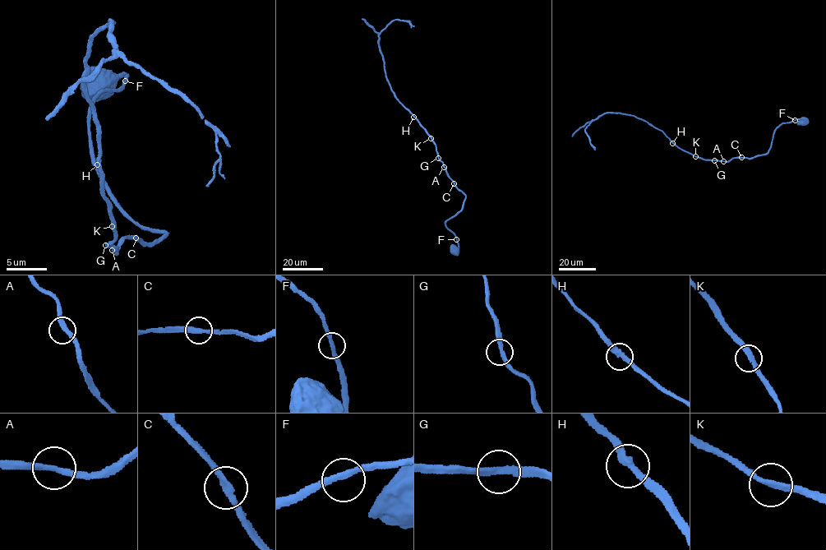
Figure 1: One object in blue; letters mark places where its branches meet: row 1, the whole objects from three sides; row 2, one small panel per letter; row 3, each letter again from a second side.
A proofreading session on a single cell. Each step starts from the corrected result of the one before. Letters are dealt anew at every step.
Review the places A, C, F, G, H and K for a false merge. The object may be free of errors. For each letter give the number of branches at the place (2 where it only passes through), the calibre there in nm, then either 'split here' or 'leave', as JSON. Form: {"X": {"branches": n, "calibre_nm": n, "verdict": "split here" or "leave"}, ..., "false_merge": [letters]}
{"A": {"branches": 2, "calibre_nm": 280, "verdict": "leave"}, "C": {"branches": 2, "calibre_nm": 280, "verdict": "leave"}, "F": {"branches": 2, "calibre_nm": 280, "verdict": "leave"}, "G": {"branches": 2, "calibre_nm": 280, "verdict": "leave"}, "H": {"branches": 2, "calibre_nm": 300, "verdict": "leave"}, "K": {"branches": 2, "calibre_nm": 280, "verdict": "leave"}, "false_merge": []}

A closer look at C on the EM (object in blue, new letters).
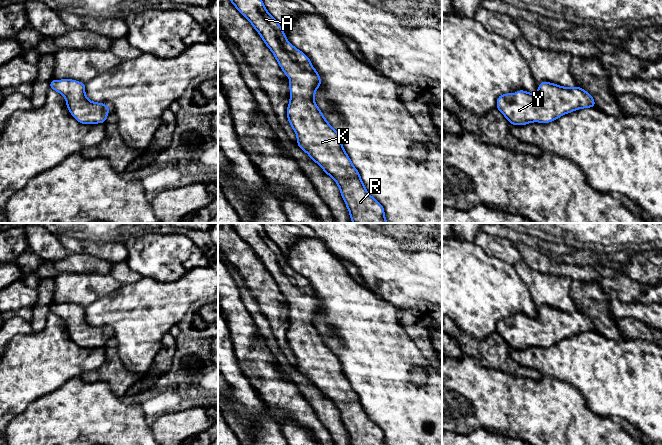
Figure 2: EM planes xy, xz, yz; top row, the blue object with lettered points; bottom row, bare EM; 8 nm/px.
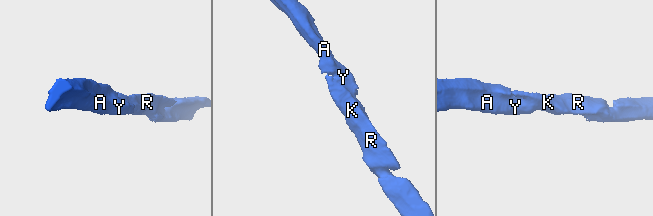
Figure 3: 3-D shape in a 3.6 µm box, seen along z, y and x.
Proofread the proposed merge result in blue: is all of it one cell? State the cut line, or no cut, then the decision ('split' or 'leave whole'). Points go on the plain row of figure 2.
no cut; leave whole

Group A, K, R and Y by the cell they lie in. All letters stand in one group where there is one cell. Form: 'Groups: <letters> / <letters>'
Groups: A K R Y

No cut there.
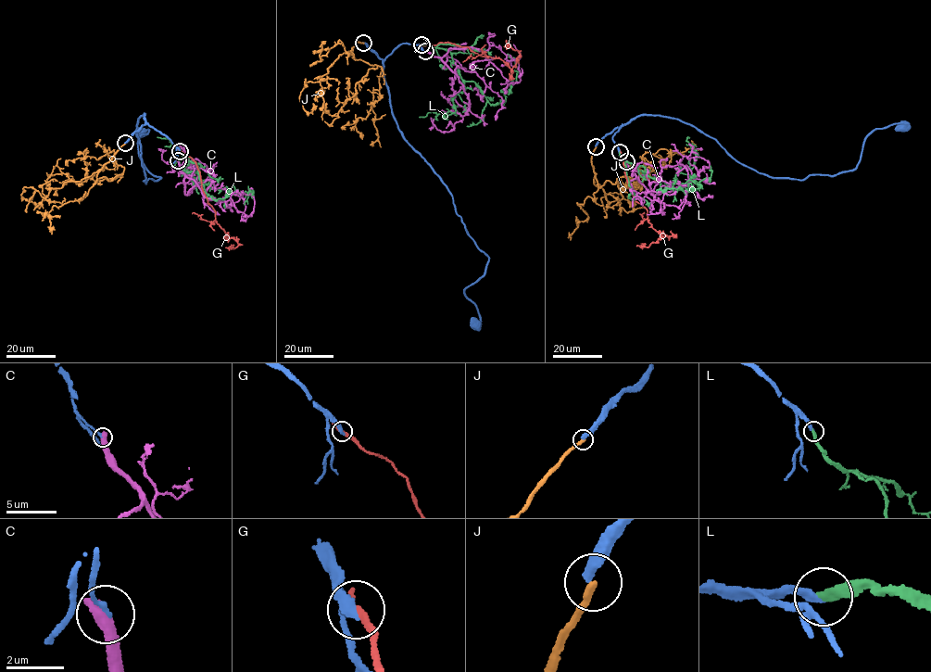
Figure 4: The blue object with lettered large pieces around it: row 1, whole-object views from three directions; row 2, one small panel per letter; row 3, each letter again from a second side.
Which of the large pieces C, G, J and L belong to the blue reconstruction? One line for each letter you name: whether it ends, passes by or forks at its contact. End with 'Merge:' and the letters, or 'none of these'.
L: it ends there
Merge: L

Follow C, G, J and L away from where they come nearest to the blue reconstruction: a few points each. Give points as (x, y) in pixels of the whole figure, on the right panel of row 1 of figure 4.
C: (626, 161), (635, 177), (630, 182), (634, 196), (644, 199), (636, 195), (662, 191), (662, 213), (663, 202)
G: (620, 151), (634, 198), (647, 210), (652, 228), (667, 235), (647, 247), (636, 246)
J: (596, 146), (591, 163), (598, 186), (619, 178), (638, 184), (648, 171), (639, 173), (641, 187), (633, 185)
L: (620, 152), (653, 178), (700, 185), (663, 191), (660, 183)

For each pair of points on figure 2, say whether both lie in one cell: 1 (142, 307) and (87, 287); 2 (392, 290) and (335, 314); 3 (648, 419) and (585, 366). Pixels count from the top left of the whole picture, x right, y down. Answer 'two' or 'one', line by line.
1: two
2: two
3: one

